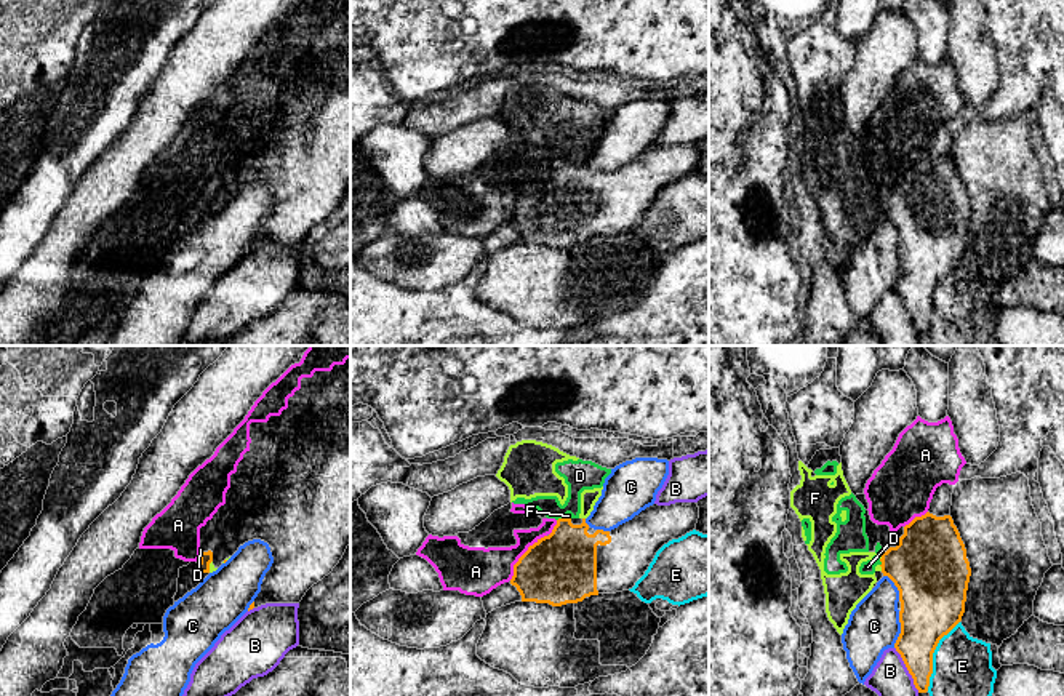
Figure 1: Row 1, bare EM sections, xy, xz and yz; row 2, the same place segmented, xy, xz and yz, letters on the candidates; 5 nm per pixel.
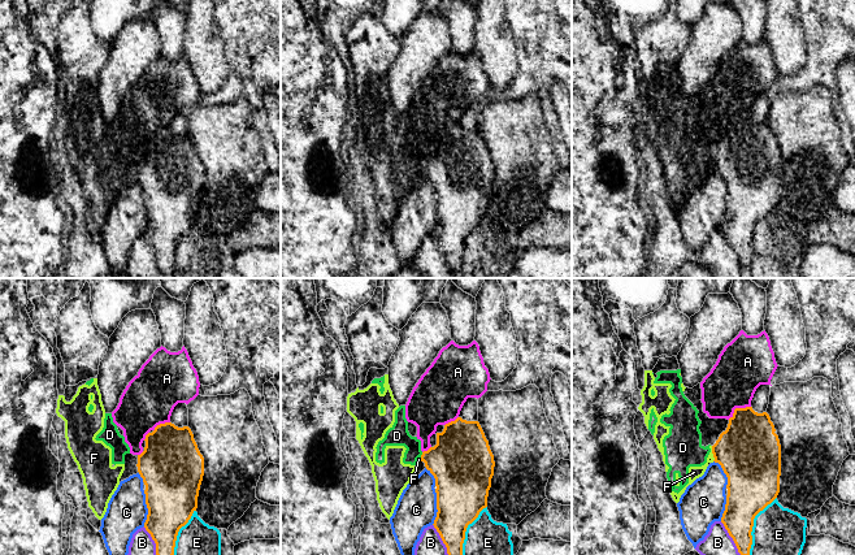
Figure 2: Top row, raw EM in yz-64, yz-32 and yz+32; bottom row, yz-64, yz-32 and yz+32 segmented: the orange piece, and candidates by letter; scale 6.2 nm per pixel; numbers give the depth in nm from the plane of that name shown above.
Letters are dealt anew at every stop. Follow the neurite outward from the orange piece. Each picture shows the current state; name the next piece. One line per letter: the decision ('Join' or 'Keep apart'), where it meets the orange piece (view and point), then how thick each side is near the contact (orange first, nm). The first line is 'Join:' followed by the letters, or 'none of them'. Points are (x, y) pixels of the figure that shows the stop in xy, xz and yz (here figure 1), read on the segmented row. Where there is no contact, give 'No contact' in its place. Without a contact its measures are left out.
Join: none of them
A: Keep apart. Touches orange at xz (522, 556). Thickness 360 nm (orange) against 240 nm
B: Keep apart. Touches orange at yz (908, 669). Thickness 240 nm (orange) against 190 nm
C: Keep apart. Touches orange at yz (901, 629). Thickness 340 nm (orange) against 260 nm
D: Keep apart. Touches orange at xz (560, 519). Thickness 360 nm (orange) against 150 nm
E: Keep apart. Touches orange at yz (932, 656). Thickness 300 nm (orange) against 300 nm
F: Keep apart. Touches orange at yz (882, 556). Thickness 380 nm (orange) against 180 nm

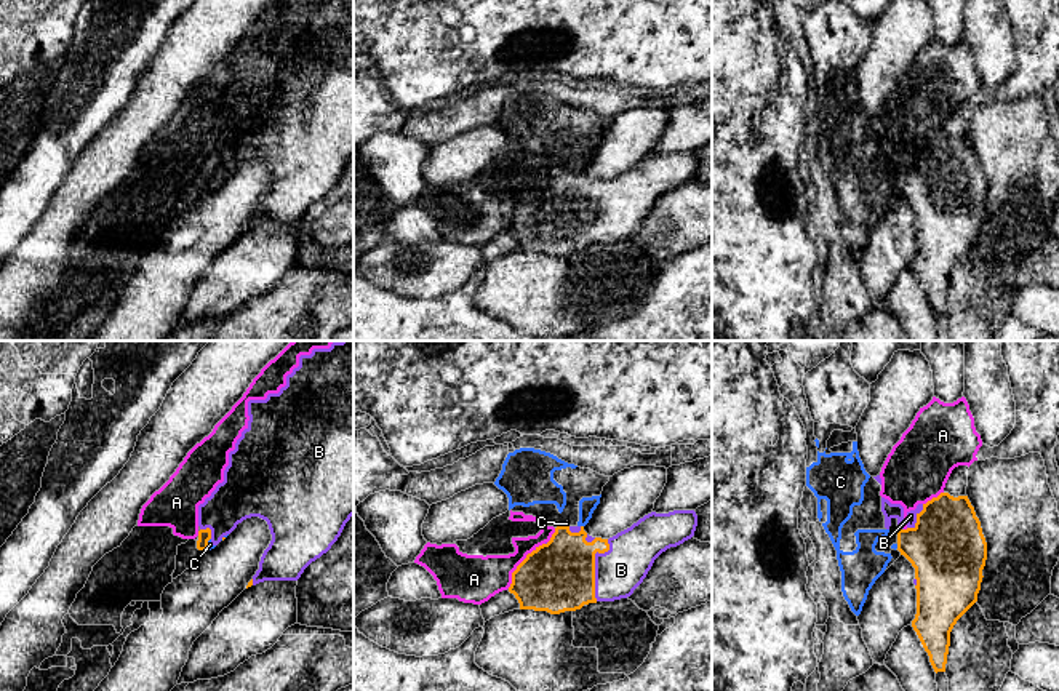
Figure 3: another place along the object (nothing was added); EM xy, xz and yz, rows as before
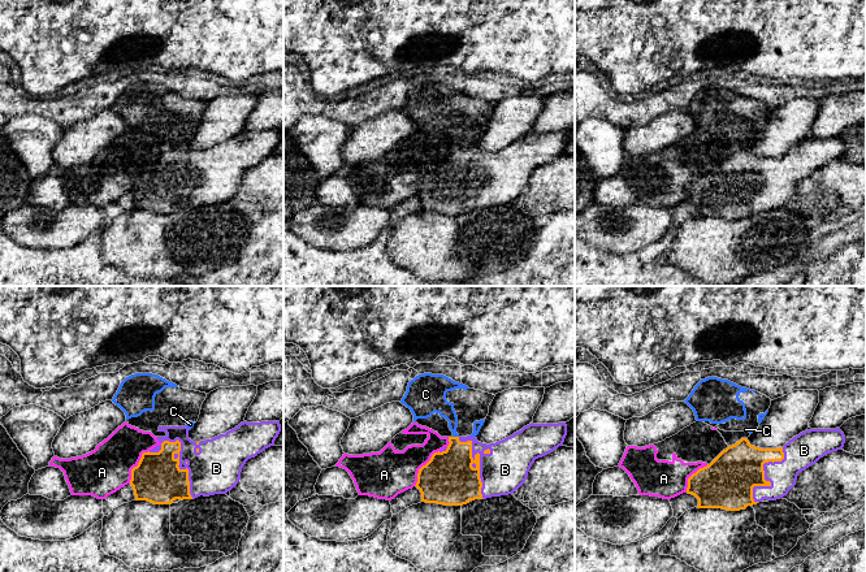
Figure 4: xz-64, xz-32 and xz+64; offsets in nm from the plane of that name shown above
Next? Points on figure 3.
Join: B
A: Keep apart. Touches orange at xz (520, 563). Thickness 360 nm (orange) against 240 nm
B: Join. Touches orange at xz (594, 567). Thickness 360 nm (orange) against 240 nm
C: Keep apart. Touches orange at xy (207, 544). Thickness 60 nm (orange) against 30 nm

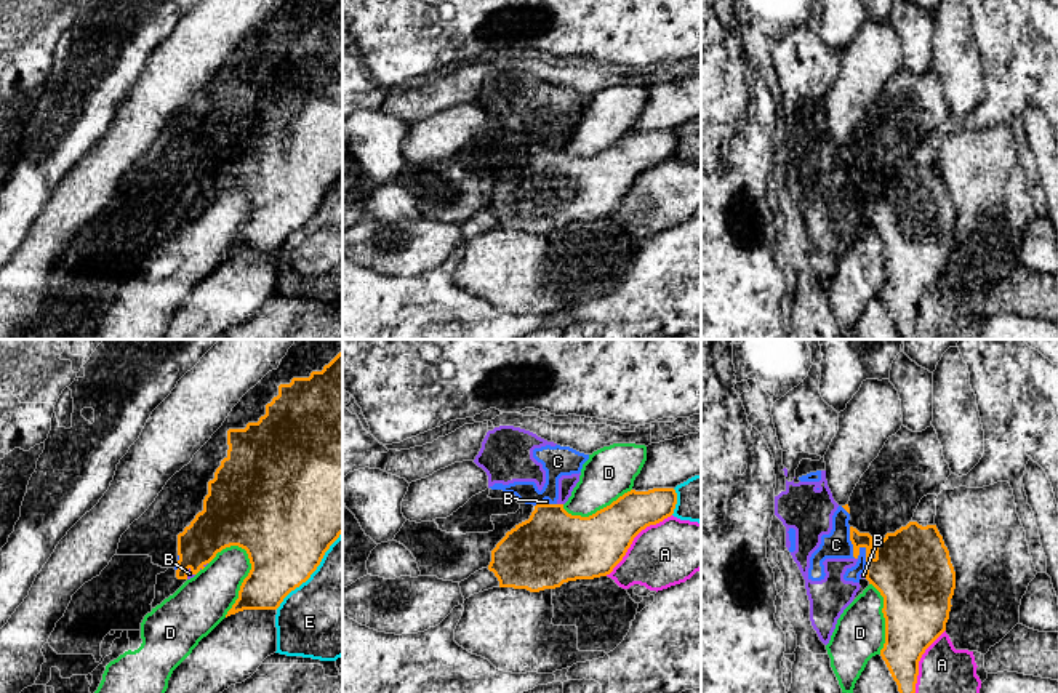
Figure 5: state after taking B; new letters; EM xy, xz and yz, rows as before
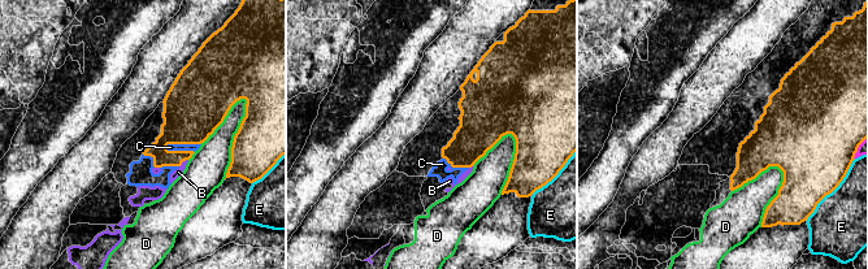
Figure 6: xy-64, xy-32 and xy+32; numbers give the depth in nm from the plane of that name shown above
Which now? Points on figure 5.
Join: none of them
A: Keep apart. Touches orange at xz (633, 540). Thickness 320 nm (orange) against 320 nm
B: Keep apart. Touches orange at xz (561, 504). Thickness 380 nm (orange) against 80 nm
C: Keep apart. Touches orange at yz (858, 554). Thickness 340 nm (orange) against 70 nm
D: Keep apart. Touches orange at xy (244, 580). Thickness 360 nm (orange) against 280 nm
E: Keep apart. Touches orange at xy (314, 570). Thickness 460 nm (orange) against 460 nm

